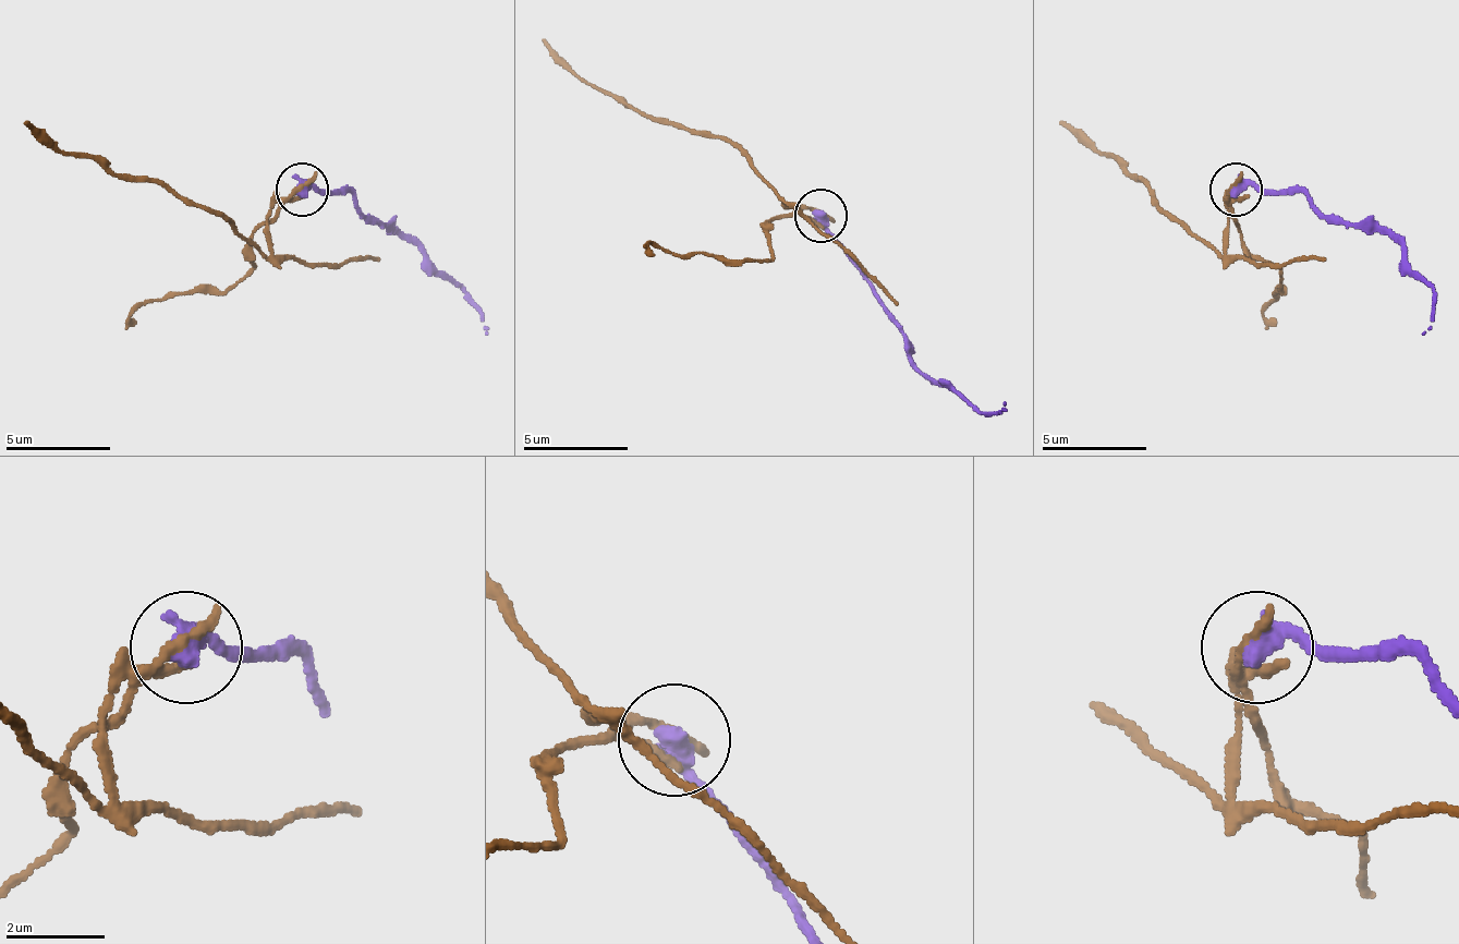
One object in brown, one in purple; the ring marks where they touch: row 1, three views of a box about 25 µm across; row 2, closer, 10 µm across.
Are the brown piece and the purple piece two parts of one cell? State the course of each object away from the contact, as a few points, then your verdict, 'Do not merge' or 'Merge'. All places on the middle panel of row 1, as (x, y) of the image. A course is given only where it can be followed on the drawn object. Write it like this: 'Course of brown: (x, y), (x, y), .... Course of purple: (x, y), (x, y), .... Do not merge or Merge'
Course of brown: (822, 212), (790, 212), (775, 185), (721, 137), (653, 122), (595, 91), (543, 38). Course of purple: (822, 217), (890, 317), (911, 359), (980, 412), (1000, 412), (1006, 401). Do not merge

